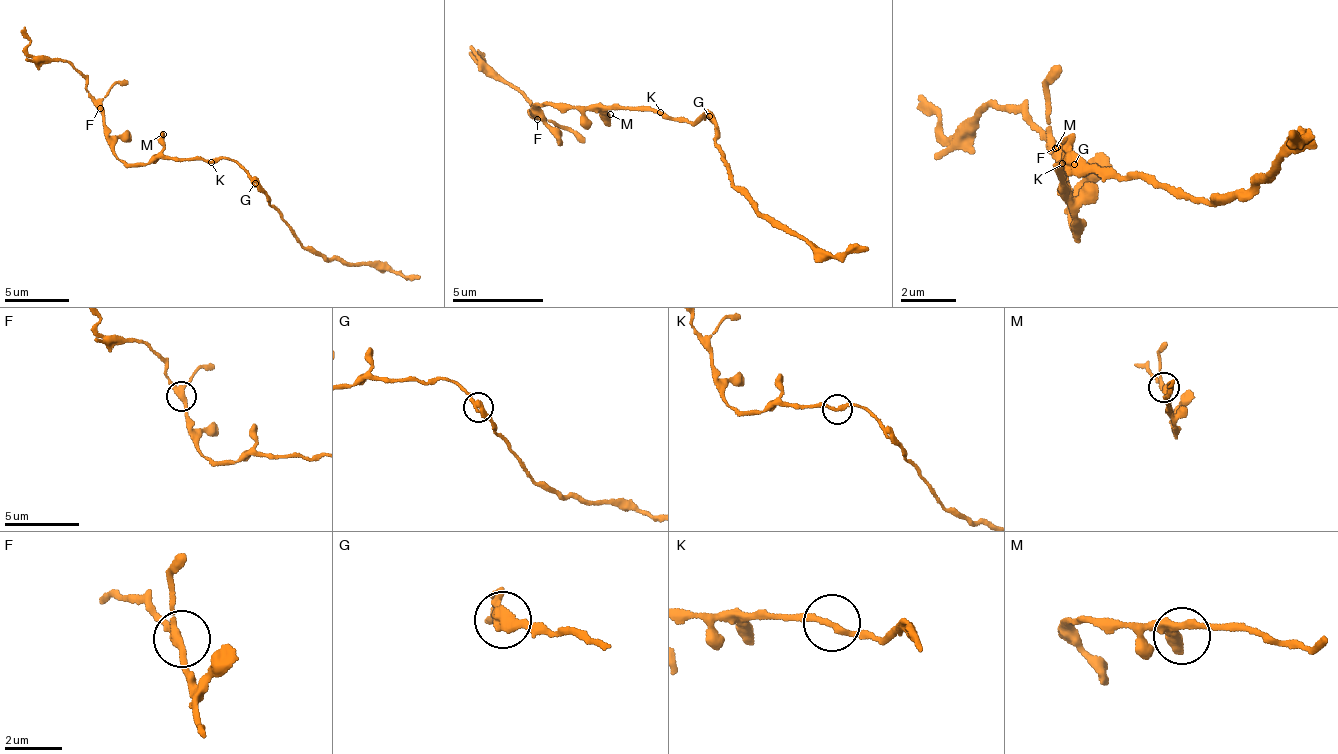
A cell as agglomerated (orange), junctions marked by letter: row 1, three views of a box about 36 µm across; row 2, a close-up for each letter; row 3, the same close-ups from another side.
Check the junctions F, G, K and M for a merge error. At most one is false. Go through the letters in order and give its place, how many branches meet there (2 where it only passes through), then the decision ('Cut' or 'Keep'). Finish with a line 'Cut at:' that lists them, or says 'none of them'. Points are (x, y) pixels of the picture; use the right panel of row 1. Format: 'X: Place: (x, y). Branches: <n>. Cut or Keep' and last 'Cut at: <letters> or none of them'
F: Place: (1057, 147). Branches: 3. Keep
G: Place: (1074, 164). Branches: 2. Keep
K: Place: (1062, 163). Branches: 2. Keep
M: Place: (1055, 148). Branches: 1. Keep
Cut at: none of them

